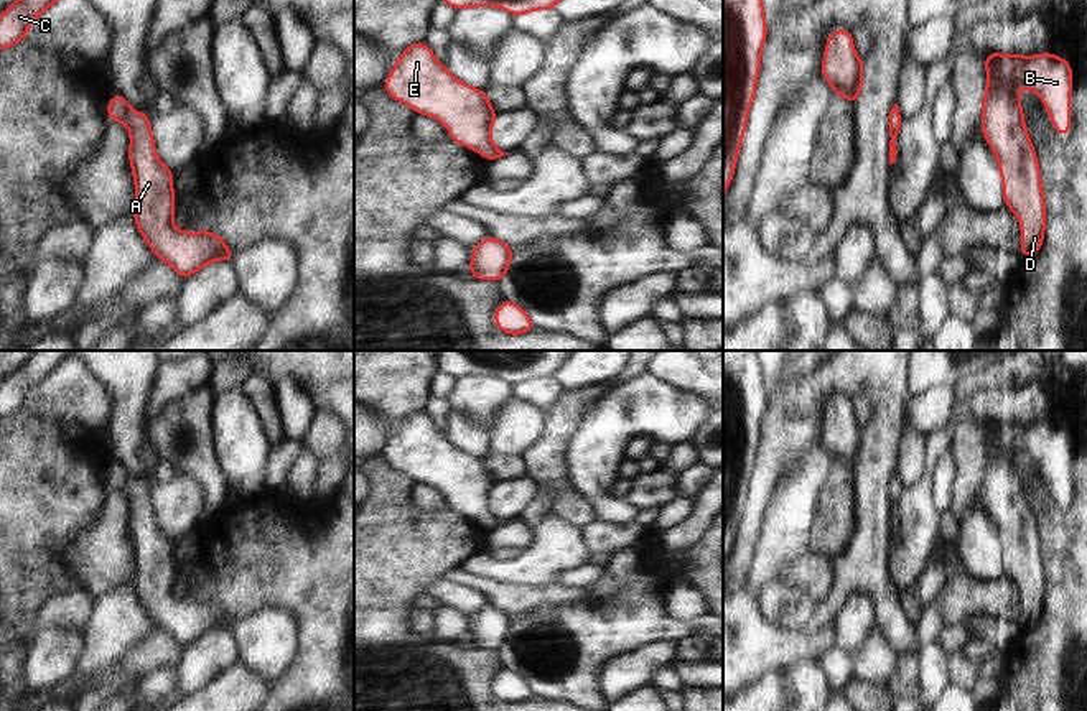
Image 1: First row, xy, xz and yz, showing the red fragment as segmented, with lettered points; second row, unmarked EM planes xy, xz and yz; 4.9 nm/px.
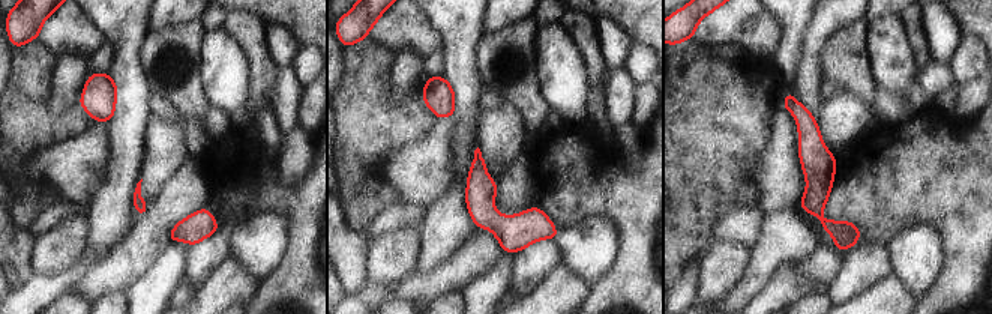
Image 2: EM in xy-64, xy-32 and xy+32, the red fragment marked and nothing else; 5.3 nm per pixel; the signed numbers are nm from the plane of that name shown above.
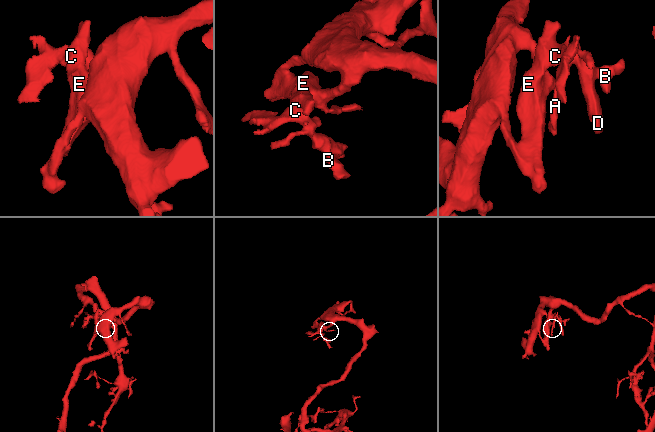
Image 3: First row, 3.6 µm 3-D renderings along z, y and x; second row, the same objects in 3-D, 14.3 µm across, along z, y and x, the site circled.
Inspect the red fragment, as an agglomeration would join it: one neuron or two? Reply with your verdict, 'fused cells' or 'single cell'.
fused cells

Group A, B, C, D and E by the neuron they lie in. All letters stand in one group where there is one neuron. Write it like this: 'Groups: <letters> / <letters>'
Groups: A / B C D E

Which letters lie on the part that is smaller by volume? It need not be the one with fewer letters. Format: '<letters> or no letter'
A

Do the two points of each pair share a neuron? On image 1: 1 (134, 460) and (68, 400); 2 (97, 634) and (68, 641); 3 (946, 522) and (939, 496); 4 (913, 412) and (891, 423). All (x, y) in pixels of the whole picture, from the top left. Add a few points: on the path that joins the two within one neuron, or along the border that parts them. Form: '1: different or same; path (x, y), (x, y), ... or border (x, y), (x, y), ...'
1: different; border (106, 389), (116, 408), (112, 427)
2: different; border (86, 631), (86, 650), (79, 669)
3: different; border (949, 507), (941, 514)
4: different; border (906, 397), (903, 405), (905, 422)

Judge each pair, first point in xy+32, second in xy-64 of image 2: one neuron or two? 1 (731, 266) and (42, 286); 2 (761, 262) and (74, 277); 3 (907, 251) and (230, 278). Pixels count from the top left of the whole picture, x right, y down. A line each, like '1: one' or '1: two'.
1: two
2: two
3: two

